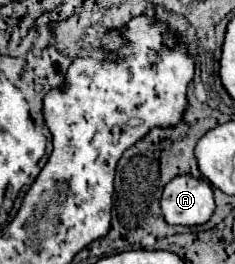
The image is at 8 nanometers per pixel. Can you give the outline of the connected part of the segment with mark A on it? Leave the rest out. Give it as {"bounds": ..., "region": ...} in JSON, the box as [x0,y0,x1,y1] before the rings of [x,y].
{"bounds":[162,177,214,227],"region":[[[174,177],[162,193],[162,215],[170,225],[194,227],[206,223],[214,213],[214,195],[206,179]]]}

